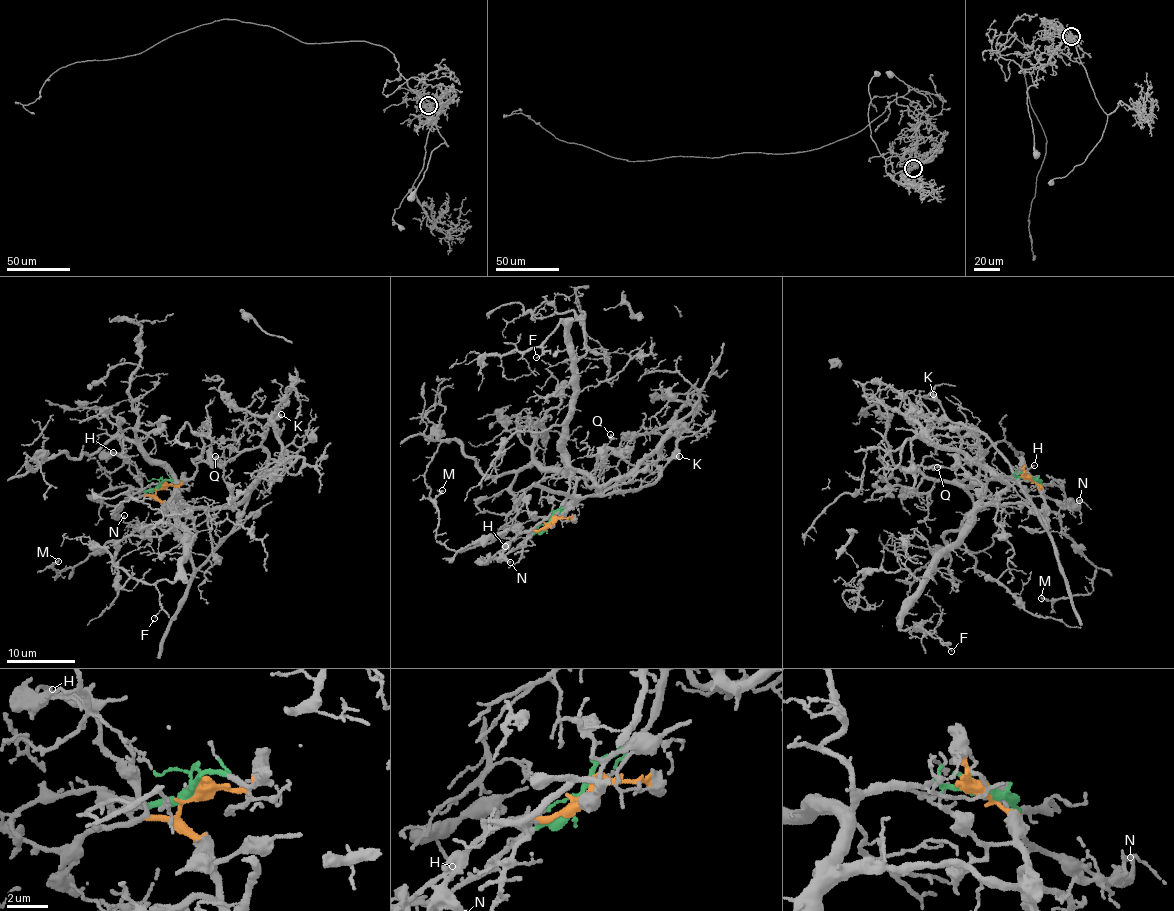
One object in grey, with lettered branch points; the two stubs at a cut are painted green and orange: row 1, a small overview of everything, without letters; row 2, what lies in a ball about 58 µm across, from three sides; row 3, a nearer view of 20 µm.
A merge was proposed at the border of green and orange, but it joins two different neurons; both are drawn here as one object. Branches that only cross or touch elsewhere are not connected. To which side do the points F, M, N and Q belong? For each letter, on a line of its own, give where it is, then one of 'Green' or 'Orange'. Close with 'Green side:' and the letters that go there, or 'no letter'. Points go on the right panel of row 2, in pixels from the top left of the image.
F: Place: (951, 651). Green
M: Place: (1041, 598). Green
N: Place: (1079, 500). Orange
Q: Place: (937, 467). Green
Green side: F, M, Q

